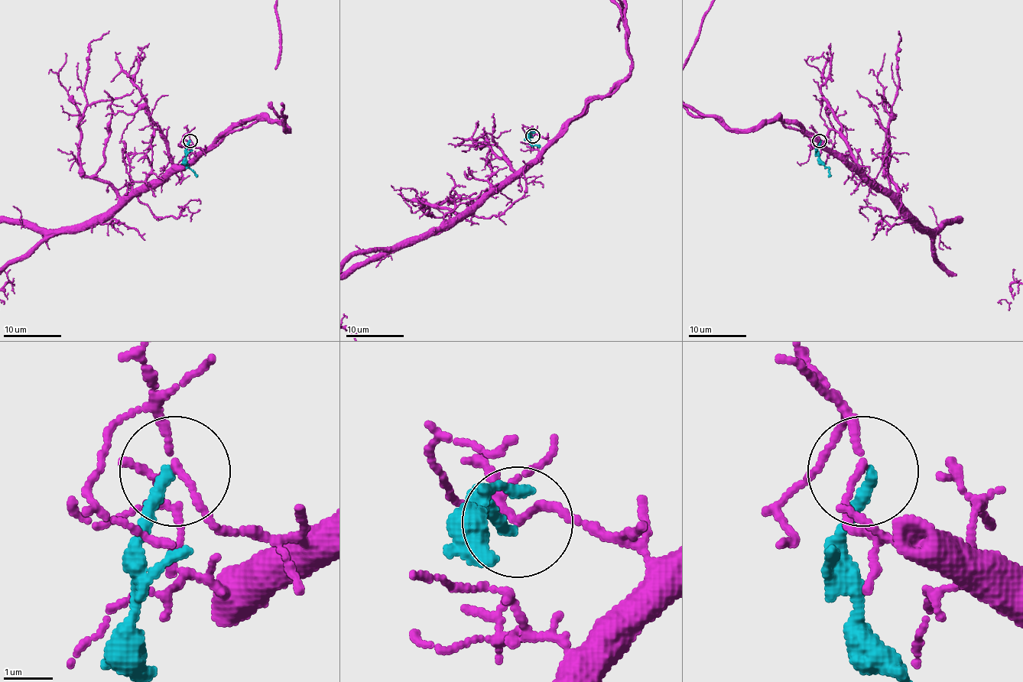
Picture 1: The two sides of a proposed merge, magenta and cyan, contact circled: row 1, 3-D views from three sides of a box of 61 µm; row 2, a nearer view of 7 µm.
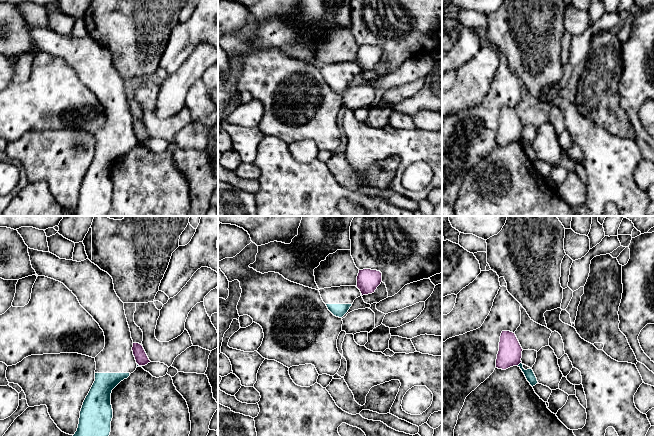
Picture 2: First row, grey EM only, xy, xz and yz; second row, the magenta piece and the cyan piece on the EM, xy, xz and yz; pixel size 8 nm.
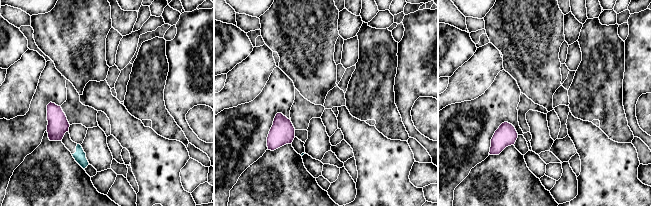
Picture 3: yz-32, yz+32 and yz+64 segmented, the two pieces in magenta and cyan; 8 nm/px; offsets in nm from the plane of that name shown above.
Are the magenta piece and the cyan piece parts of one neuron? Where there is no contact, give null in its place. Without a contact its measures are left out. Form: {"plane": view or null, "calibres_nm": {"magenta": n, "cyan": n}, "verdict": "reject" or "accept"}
{"plane": "yz", "calibres_nm": {"magenta": 190, "cyan": 80}, "verdict": "reject"}

